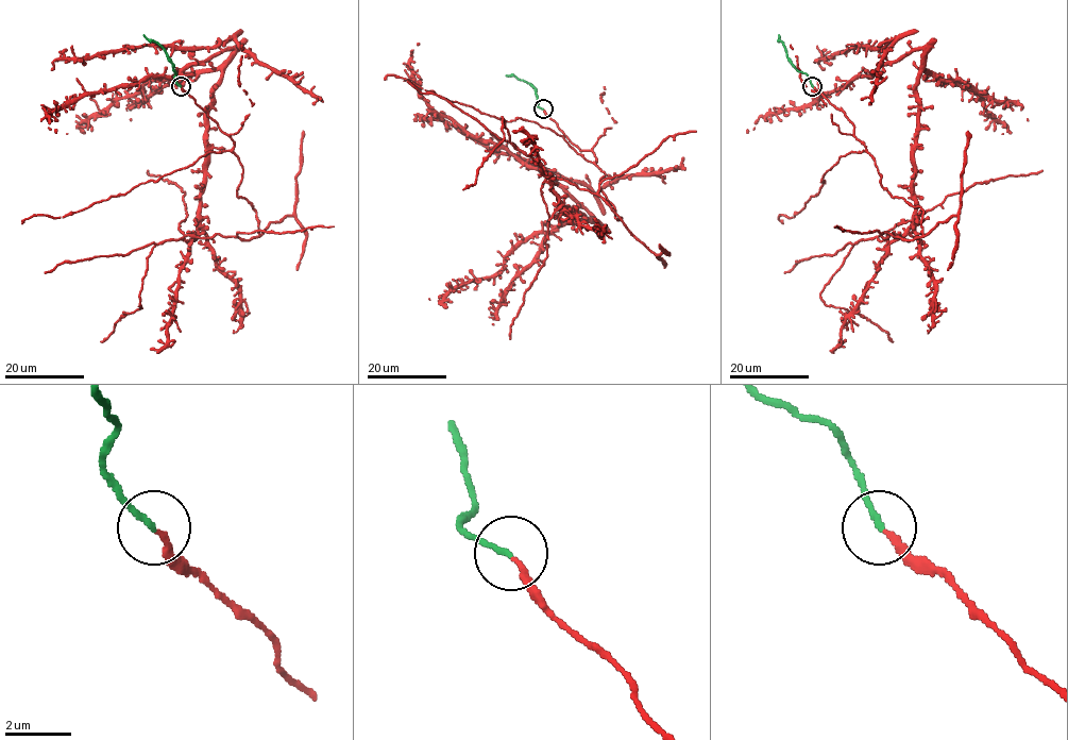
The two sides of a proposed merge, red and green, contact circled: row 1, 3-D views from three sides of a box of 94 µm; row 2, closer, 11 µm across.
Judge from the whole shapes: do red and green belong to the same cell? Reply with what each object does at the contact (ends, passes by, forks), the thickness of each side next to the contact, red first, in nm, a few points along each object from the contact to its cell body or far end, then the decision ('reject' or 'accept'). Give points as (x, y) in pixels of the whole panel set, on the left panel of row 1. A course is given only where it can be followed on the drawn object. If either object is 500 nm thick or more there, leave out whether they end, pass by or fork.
red ends there; green ends there; 180 nm thick on the red side, 180 nm on the other; red runs (180, 86), (234, 141), (250, 240), (184, 238), (233, 49), (78, 96), (47, 115), (56, 133); green runs (180, 86), (167, 53), (143, 35); accept

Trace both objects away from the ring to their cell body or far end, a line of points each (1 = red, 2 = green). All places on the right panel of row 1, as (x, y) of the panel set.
1: (813, 86), (853, 124), (883, 187), (922, 211), (922, 235), (877, 238), (912, 222), (922, 49), (747, 133)
2: (812, 86), (809, 78), (787, 56), (778, 35)

